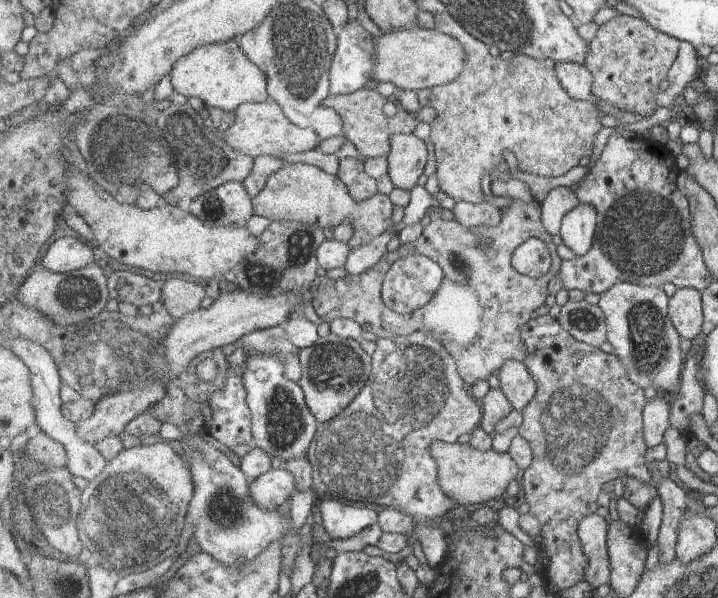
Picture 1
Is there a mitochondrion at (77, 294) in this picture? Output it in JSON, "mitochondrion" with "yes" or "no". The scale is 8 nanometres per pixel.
{"mitochondrion":"yes"}

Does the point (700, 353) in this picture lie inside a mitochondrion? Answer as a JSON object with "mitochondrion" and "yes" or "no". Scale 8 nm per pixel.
{"mitochondrion":"no"}

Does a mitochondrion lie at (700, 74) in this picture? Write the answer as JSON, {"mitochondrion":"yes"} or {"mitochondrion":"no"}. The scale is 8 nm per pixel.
{"mitochondrion":"no"}

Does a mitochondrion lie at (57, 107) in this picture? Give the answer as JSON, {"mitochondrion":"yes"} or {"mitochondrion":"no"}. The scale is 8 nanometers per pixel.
{"mitochondrion":"no"}

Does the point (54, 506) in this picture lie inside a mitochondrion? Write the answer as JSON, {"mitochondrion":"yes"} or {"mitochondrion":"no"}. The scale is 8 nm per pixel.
{"mitochondrion":"yes"}

